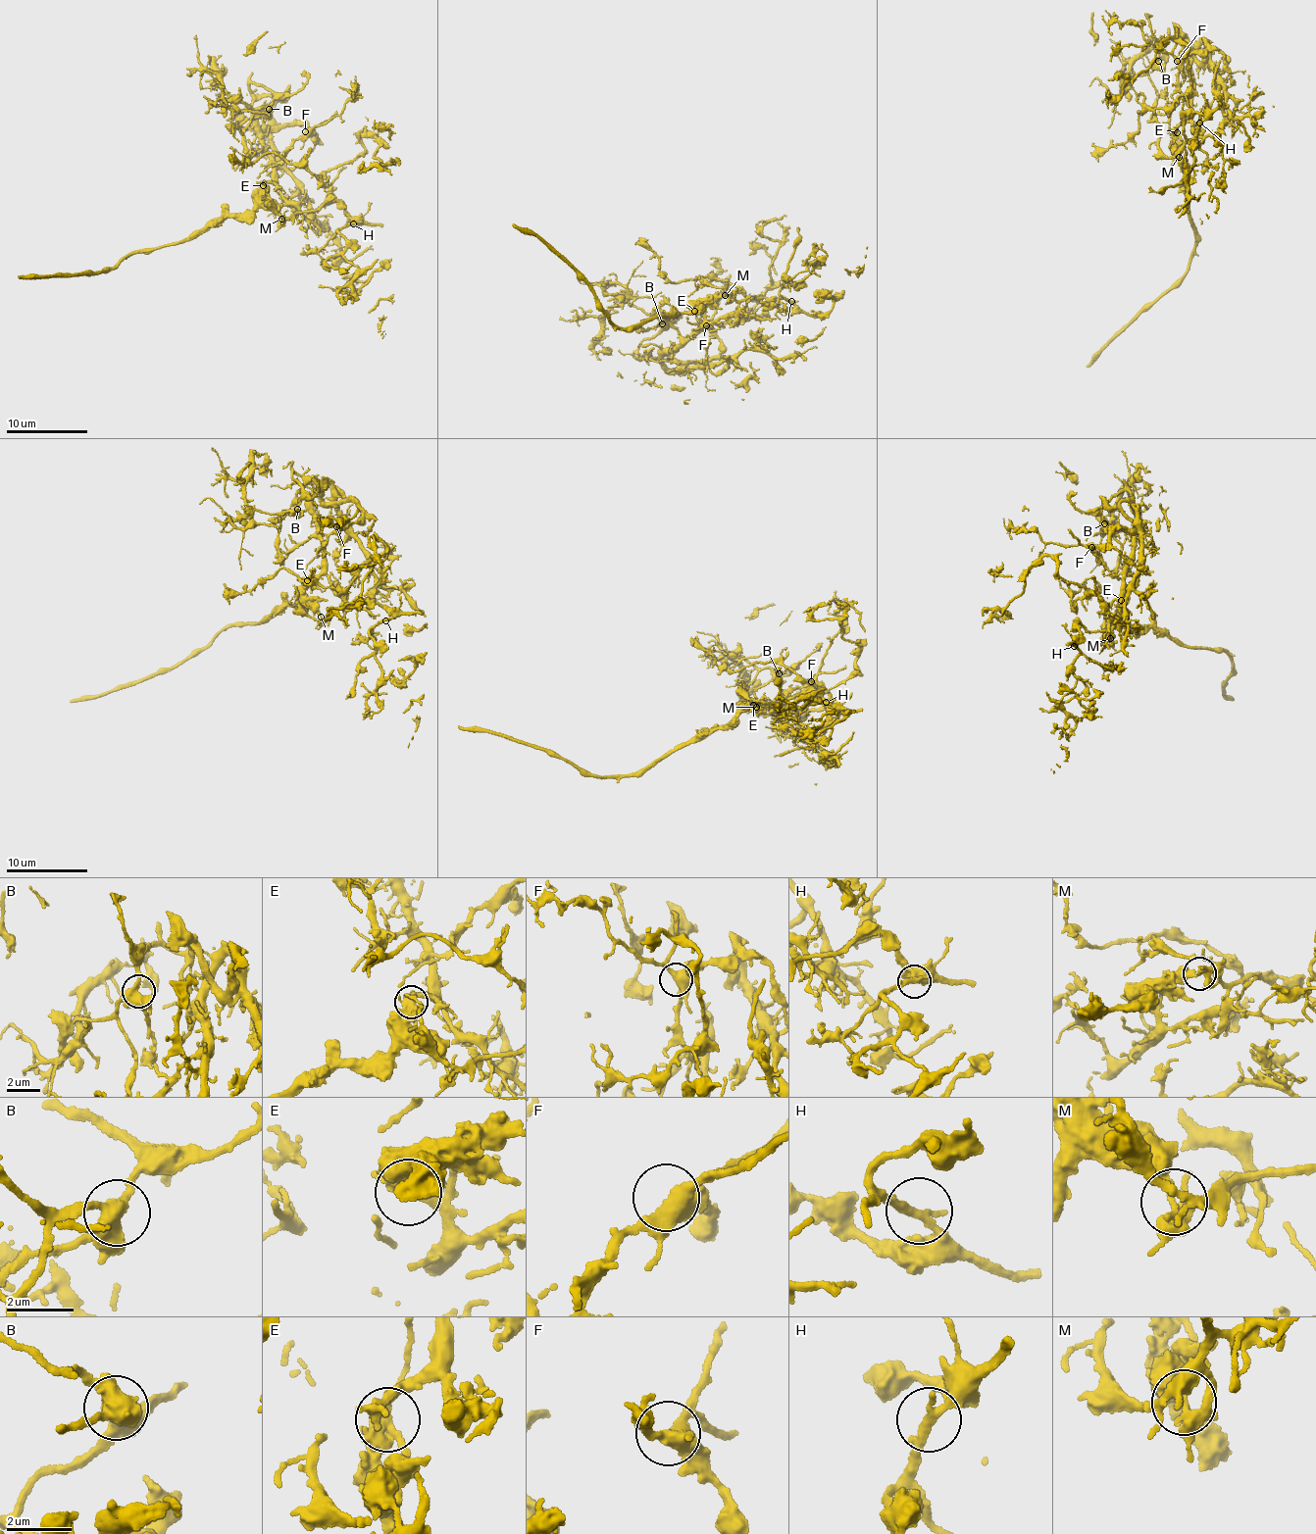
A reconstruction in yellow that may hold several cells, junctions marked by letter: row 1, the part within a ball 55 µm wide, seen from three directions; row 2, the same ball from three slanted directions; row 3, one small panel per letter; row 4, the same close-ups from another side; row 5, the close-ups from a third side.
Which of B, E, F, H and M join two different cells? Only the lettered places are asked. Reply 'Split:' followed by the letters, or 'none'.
Split: E, M

